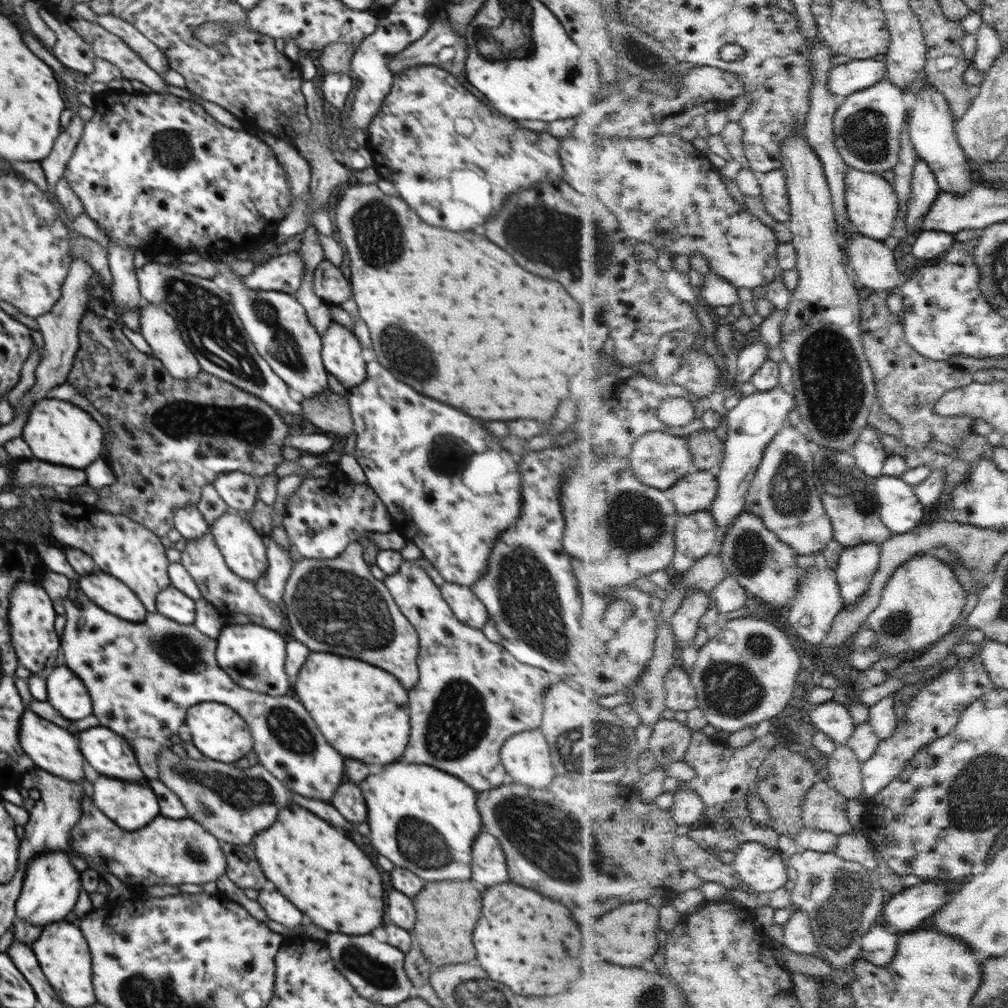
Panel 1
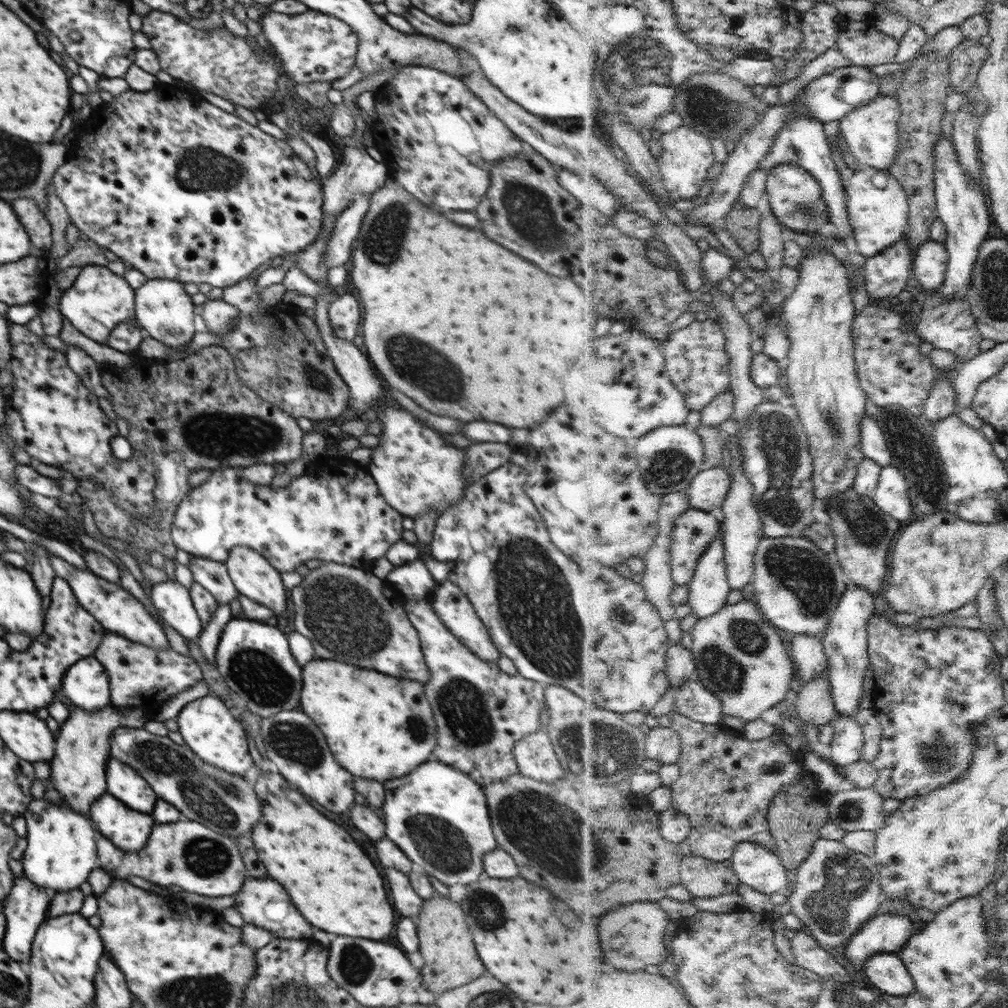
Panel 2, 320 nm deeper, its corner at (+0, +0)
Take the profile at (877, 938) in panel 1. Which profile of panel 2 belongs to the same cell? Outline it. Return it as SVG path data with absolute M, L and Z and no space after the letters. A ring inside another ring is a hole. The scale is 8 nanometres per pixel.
M897 952L875 954L867 962L866 973L878 991L894 996L911 996L917 991L914 975Z

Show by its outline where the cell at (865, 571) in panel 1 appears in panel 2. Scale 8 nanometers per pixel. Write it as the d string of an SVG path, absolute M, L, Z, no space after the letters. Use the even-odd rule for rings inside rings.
M850 584L844 599L842 599L838 610L835 611L833 622L829 630L824 634L823 643L830 660L829 675L839 714L854 716L859 714L863 706L865 696L866 674L872 666L871 654L869 653L869 622L876 610L874 595L860 587L858 584Z

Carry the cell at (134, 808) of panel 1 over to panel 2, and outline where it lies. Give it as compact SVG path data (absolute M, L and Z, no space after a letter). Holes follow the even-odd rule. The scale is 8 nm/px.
M108 792L91 804L89 812L90 819L94 820L96 826L98 826L98 832L108 840L111 840L116 848L124 852L138 852L142 850L147 843L148 837L151 835L153 826L157 824L152 814L142 816L140 812L134 812L134 810L126 808L126 804Z

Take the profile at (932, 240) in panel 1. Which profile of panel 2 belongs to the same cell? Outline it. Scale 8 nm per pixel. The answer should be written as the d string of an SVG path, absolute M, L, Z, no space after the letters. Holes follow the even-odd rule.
M930 239L916 255L916 277L925 288L941 290L948 279L949 264L950 253L946 243Z

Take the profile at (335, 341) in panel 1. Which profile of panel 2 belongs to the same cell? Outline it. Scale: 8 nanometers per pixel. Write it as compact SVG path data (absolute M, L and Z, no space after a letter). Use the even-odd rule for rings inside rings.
M341 291L340 296L329 303L328 320L338 338L353 343L360 320L362 321L360 304L356 297L352 293Z

